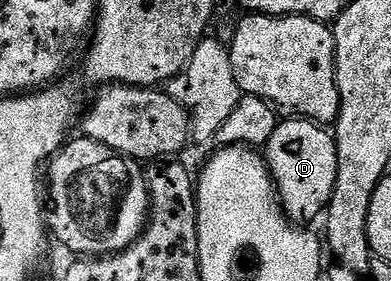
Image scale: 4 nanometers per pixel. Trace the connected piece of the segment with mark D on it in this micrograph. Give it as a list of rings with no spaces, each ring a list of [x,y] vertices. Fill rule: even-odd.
[[[289,117],[278,122],[275,133],[271,133],[263,148],[265,162],[273,175],[277,187],[277,197],[282,208],[294,224],[304,224],[304,219],[313,219],[322,214],[329,206],[329,198],[335,189],[337,176],[337,141],[329,135],[324,126],[311,119]]]

